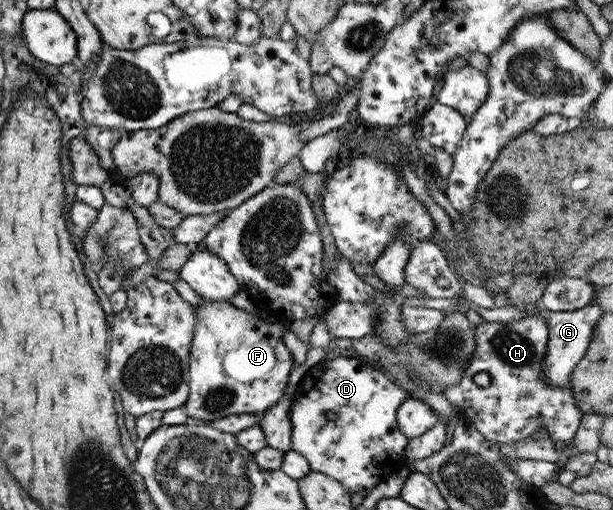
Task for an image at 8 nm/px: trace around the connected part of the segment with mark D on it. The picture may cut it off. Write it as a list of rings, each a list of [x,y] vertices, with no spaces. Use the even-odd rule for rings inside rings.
[[[337,353],[332,360],[322,360],[310,367],[292,394],[290,450],[299,453],[312,471],[332,477],[349,493],[358,493],[362,489],[371,491],[405,465],[402,453],[409,439],[396,426],[396,409],[407,397],[405,388],[396,385],[385,372]],[[327,411],[334,412],[336,418],[328,420],[324,415]]]

